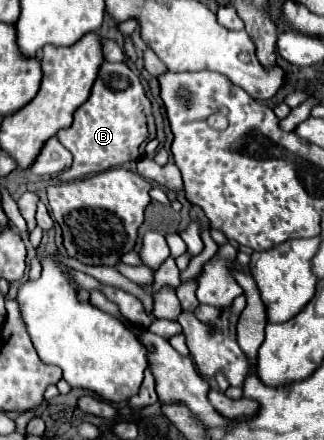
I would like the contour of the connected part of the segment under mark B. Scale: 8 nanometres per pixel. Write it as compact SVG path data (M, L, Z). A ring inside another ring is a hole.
M105 61L99 67L91 97L75 111L73 125L57 133L57 139L73 155L73 165L61 173L63 181L81 179L143 157L145 145L155 139L155 123L139 77L125 63Z

